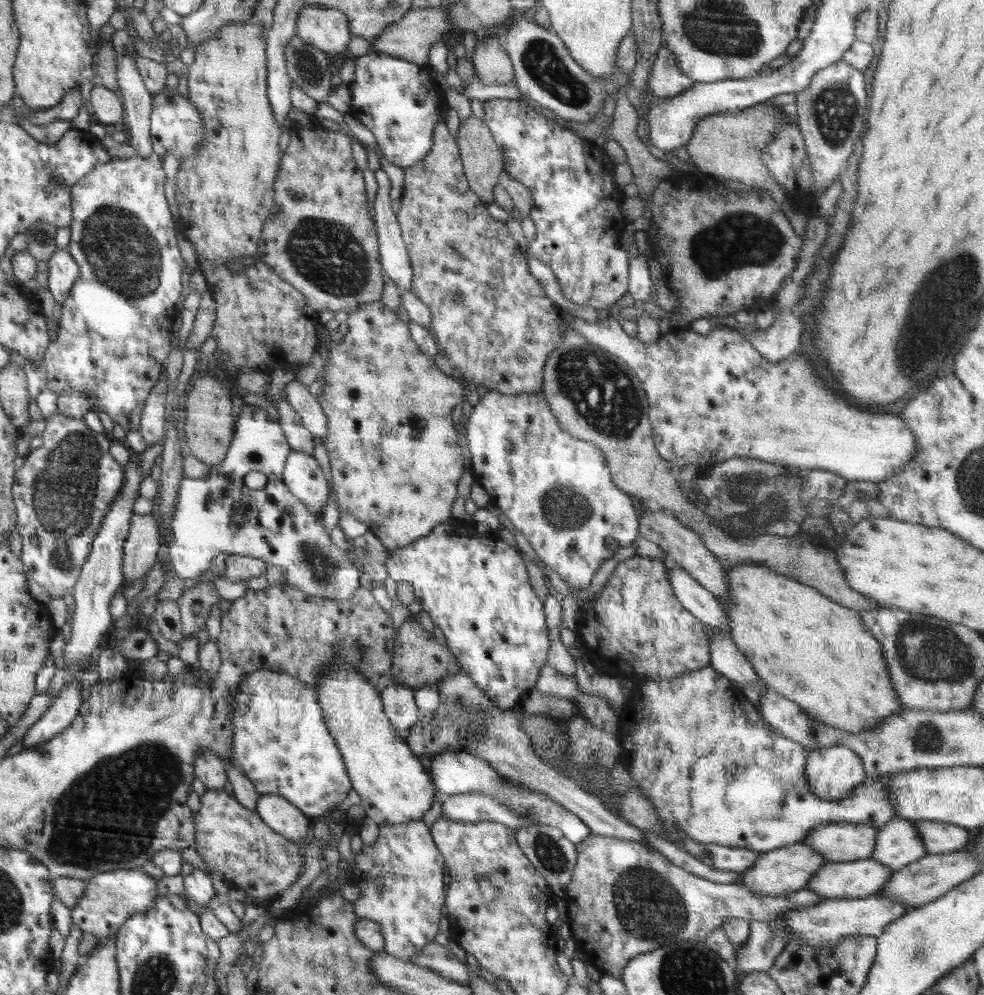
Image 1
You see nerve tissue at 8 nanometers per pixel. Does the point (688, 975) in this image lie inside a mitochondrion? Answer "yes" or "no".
yes

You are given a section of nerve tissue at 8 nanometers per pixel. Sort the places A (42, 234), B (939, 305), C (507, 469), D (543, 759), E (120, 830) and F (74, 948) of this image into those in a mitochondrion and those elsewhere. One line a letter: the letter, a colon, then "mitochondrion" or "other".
A: mitochondrion
B: mitochondrion
C: other
D: other
E: mitochondrion
F: other

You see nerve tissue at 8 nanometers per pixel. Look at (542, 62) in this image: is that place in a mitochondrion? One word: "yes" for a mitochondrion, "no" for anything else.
yes

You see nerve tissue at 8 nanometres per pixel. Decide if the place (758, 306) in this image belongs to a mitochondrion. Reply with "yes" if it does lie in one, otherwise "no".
no

